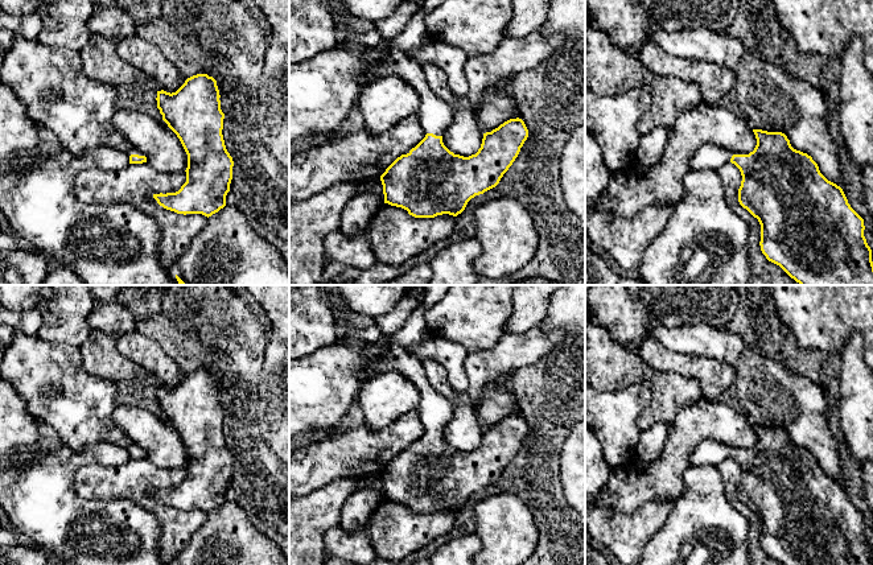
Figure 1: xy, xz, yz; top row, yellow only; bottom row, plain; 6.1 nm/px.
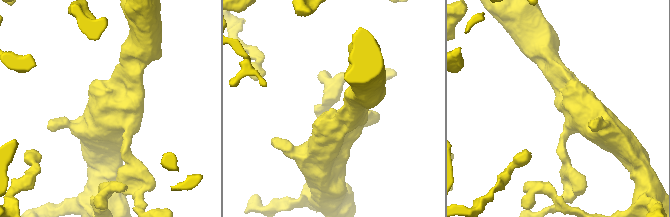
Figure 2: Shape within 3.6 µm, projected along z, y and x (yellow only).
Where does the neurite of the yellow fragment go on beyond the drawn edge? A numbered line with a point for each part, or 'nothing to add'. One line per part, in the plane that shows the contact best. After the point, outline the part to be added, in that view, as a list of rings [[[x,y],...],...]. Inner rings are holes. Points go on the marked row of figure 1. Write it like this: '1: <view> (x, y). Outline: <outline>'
1: xz (435, 115). Outline: [[[420,8],[407,22],[404,30],[388,41],[386,57],[372,69],[359,75],[359,82],[370,84],[386,75],[398,75],[413,86],[421,103],[419,123],[424,133],[442,136],[452,121],[452,108],[429,88],[423,65],[413,57],[429,34],[425,26],[425,12]]]

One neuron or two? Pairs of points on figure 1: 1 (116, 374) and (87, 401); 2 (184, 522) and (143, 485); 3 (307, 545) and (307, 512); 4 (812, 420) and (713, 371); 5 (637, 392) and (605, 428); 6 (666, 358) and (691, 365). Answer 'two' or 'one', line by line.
1: two
2: one
3: one
4: two
5: one
6: one

